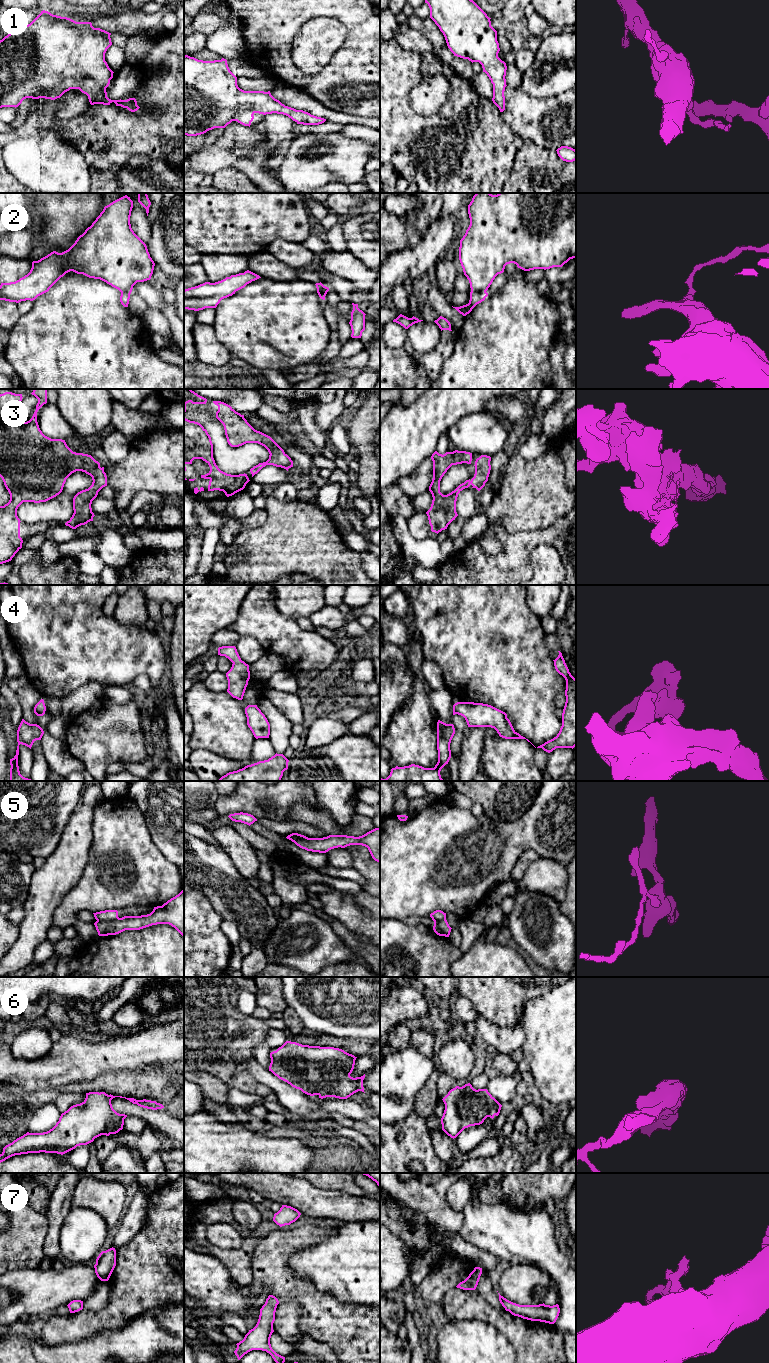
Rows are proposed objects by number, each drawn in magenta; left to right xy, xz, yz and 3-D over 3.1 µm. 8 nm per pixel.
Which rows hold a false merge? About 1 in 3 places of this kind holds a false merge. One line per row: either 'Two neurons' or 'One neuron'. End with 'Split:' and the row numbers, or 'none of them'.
1: One neuron
2: Two neurons
3: One neuron
4: One neuron
5: Two neurons
6: One neuron
7: One neuron
Split: 2, 5

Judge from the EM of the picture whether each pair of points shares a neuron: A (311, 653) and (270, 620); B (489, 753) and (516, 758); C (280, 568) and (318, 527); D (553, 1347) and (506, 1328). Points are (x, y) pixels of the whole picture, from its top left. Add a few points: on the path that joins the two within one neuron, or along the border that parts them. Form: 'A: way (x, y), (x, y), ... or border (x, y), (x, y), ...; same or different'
A: way (301, 649), (280, 630); same
B: way (496, 753), (501, 758), (509, 758); same
C: way (287, 558), (308, 537); same
D: way (541, 1347), (518, 1331); same

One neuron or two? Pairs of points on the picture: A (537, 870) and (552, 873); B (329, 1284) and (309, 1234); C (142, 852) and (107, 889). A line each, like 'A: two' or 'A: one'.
A: one
B: two
C: one

